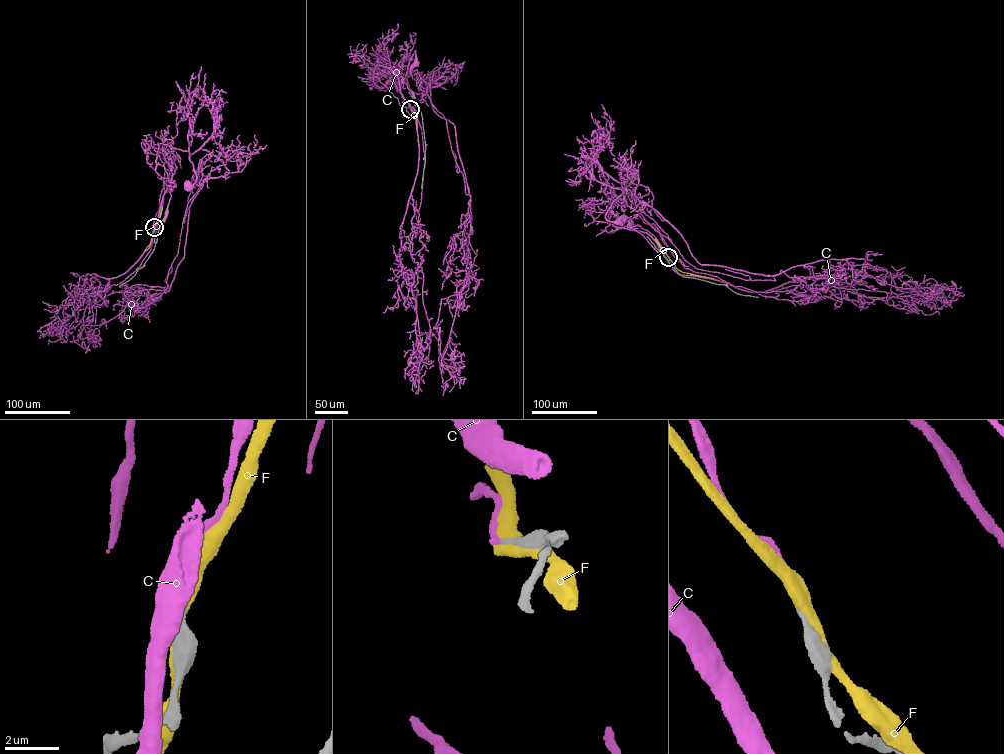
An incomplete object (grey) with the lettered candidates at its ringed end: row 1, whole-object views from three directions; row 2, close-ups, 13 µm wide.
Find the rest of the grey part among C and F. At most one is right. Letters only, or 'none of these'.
C

